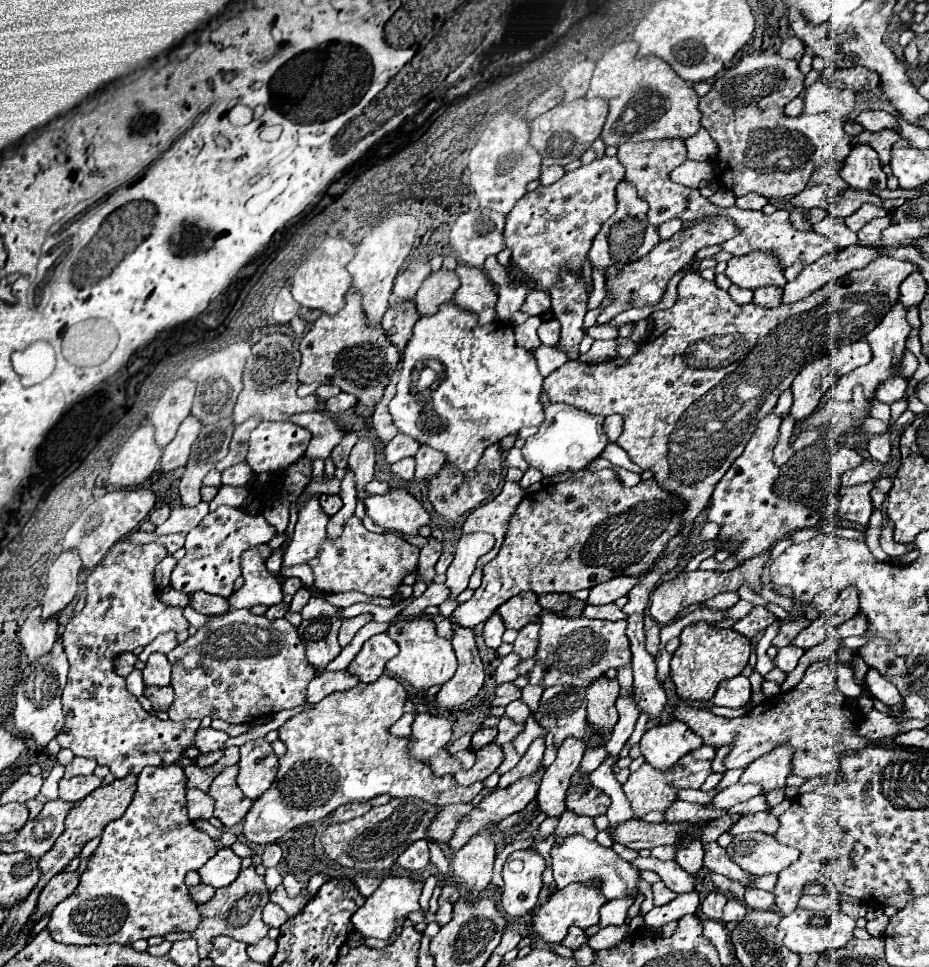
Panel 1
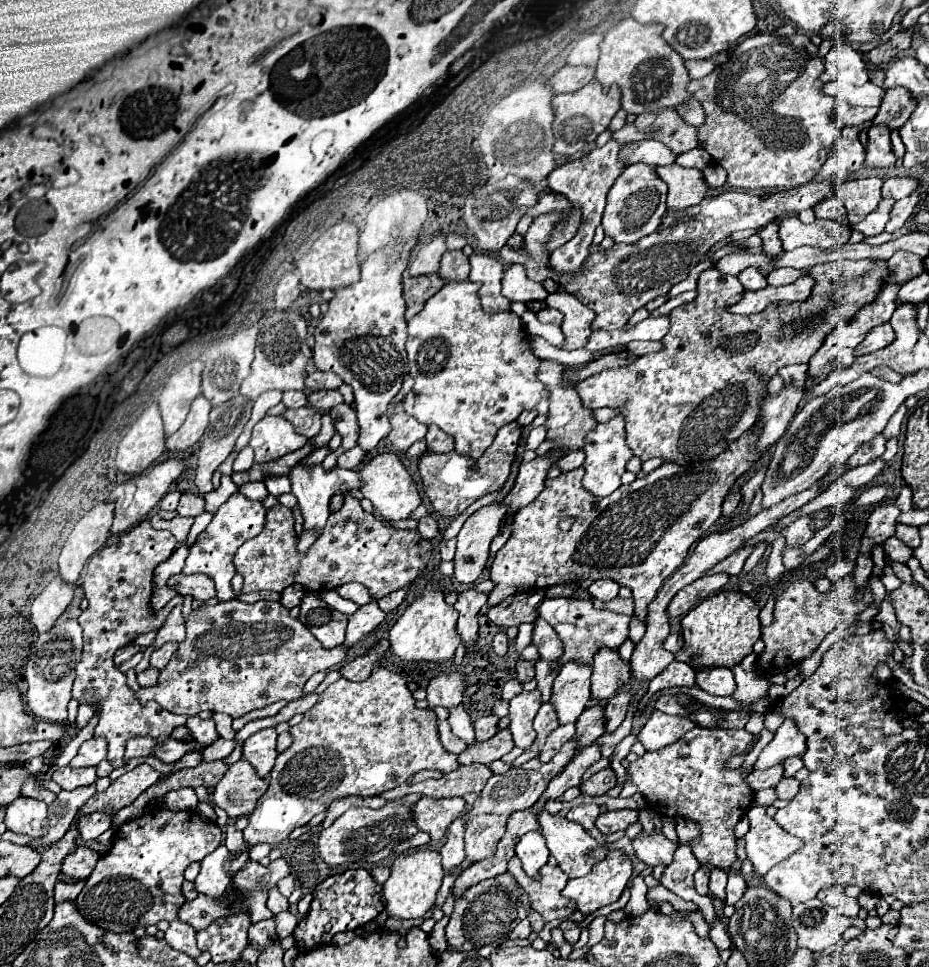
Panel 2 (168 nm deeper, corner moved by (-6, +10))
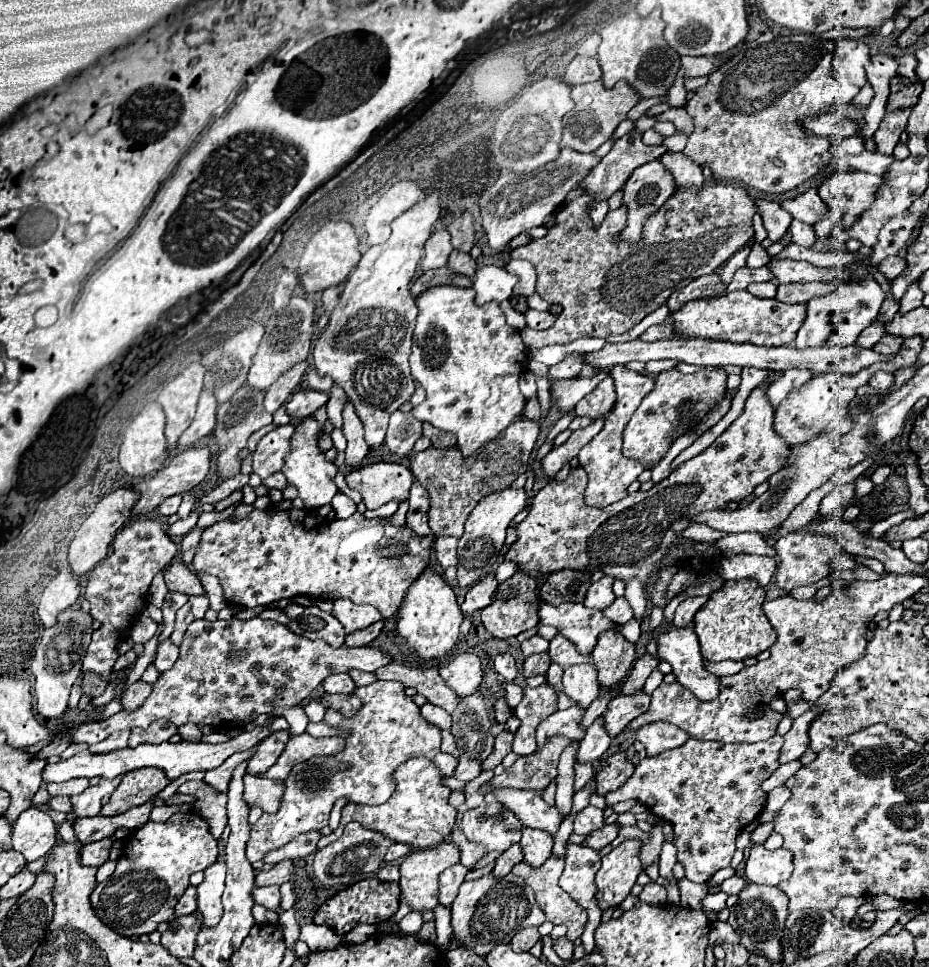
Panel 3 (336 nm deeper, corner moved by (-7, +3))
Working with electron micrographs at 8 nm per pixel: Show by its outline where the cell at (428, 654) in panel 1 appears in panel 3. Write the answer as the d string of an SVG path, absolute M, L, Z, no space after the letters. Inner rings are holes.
M426 567L420 577L406 589L404 601L398 609L398 625L396 631L406 639L408 647L424 659L434 659L446 655L458 635L460 635L460 623L462 623L462 611L456 603L456 595L452 587L430 567Z

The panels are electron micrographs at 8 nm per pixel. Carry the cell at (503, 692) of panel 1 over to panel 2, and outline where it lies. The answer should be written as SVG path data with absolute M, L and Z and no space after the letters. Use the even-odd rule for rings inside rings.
M523 658L517 660L517 668L515 668L515 672L517 672L517 680L519 680L521 684L533 680L533 676L535 676L535 668L533 668L533 664L527 662L527 660L523 660Z

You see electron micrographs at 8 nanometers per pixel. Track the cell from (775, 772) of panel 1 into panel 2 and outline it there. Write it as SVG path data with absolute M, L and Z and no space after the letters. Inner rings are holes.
M785 720L781 728L775 732L773 740L763 748L761 756L755 762L755 768L765 770L775 764L783 764L791 756L803 756L803 752L805 752L805 736L797 730L795 722Z

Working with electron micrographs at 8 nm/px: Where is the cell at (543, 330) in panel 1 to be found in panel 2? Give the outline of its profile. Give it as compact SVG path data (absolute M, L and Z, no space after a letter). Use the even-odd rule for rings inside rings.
M543 308L543 310L539 310L537 318L543 324L555 324L555 326L561 326L561 322L563 322L563 314L559 310L555 310L555 308Z

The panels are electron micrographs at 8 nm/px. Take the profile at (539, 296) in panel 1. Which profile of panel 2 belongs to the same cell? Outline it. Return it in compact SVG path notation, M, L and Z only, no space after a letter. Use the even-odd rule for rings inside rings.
M513 264L505 270L505 276L501 280L503 284L503 294L509 300L519 300L519 302L533 302L533 300L545 300L547 290L539 282L531 282L525 276L525 268L521 264Z

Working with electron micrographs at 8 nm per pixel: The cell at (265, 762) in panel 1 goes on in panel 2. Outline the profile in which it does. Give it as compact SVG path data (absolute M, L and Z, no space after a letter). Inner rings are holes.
M273 728L251 734L243 744L243 758L253 764L259 778L265 778L271 772L277 756L277 732Z

